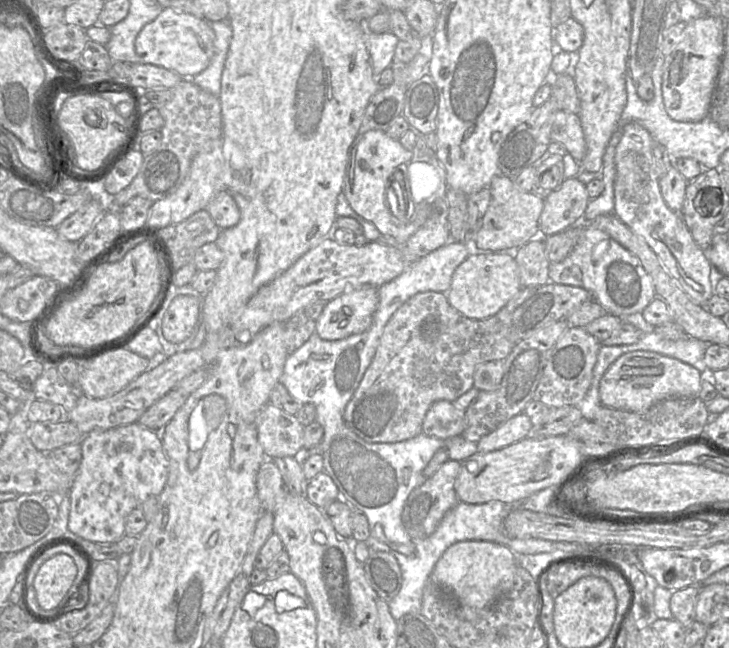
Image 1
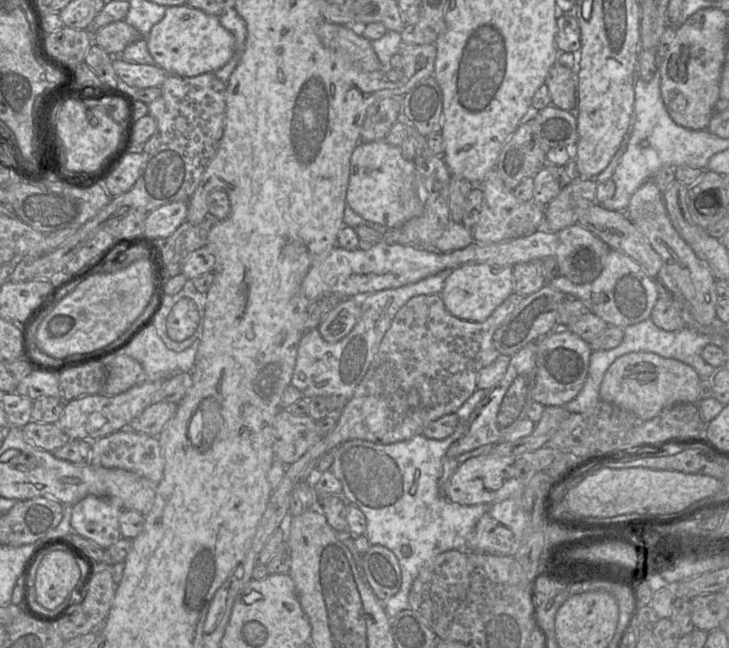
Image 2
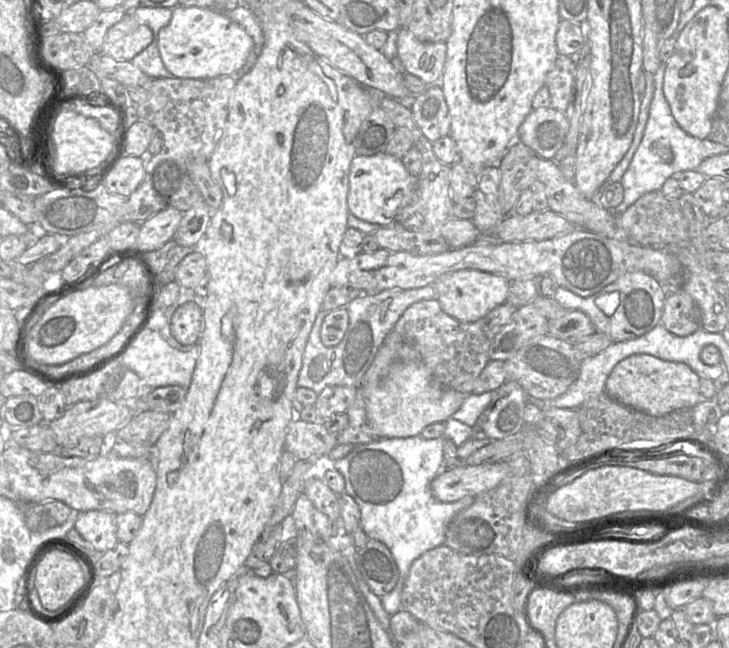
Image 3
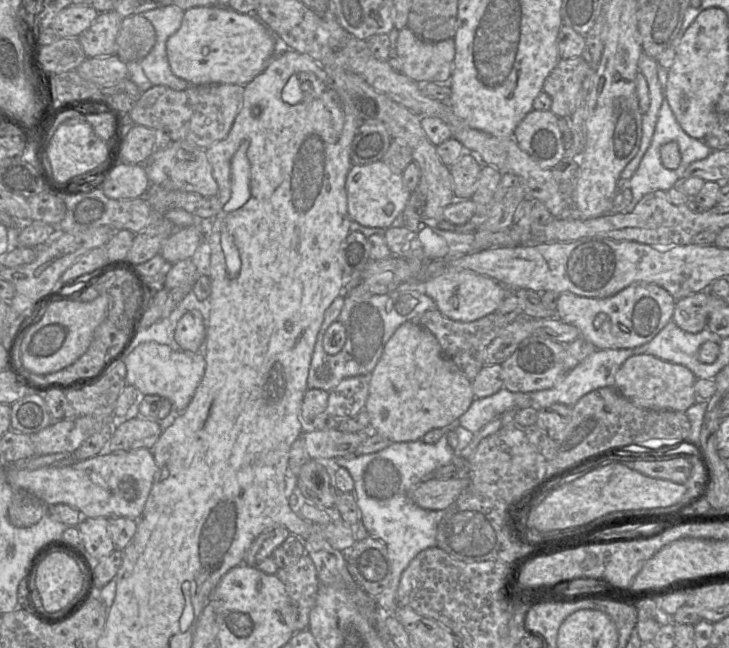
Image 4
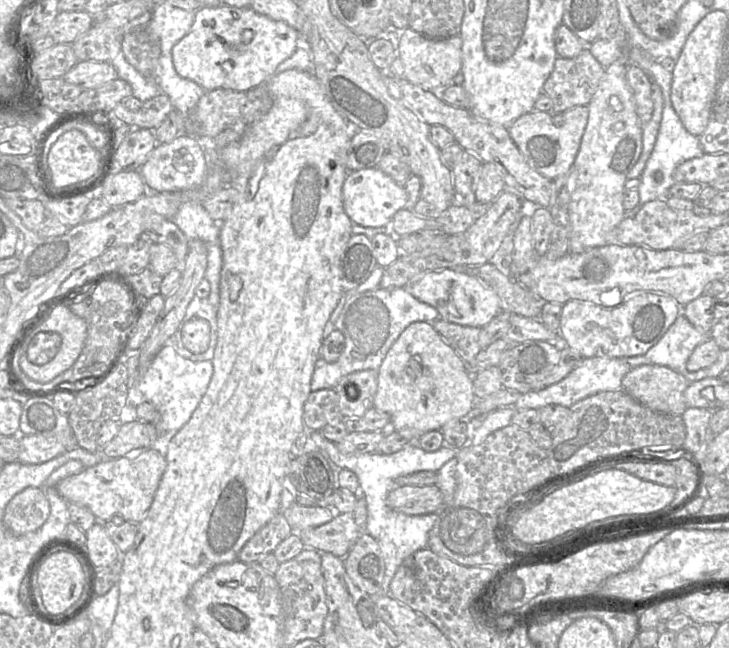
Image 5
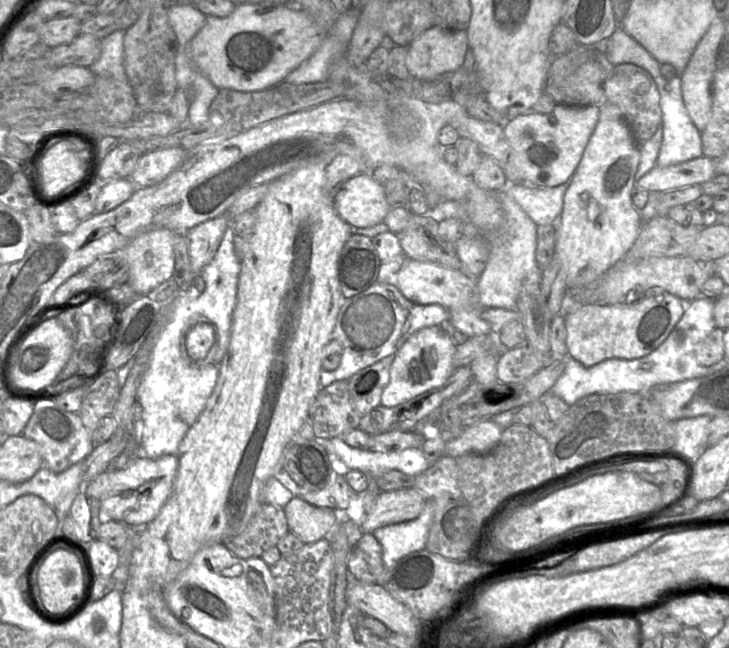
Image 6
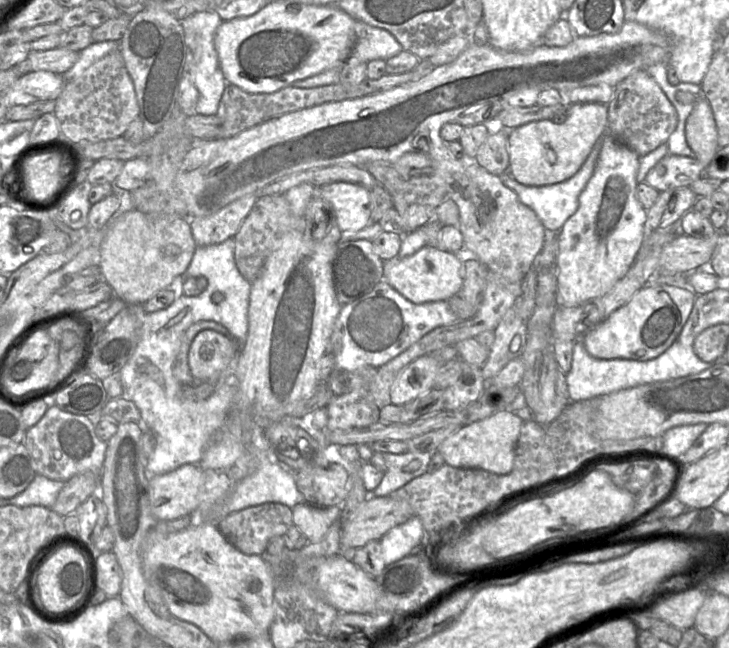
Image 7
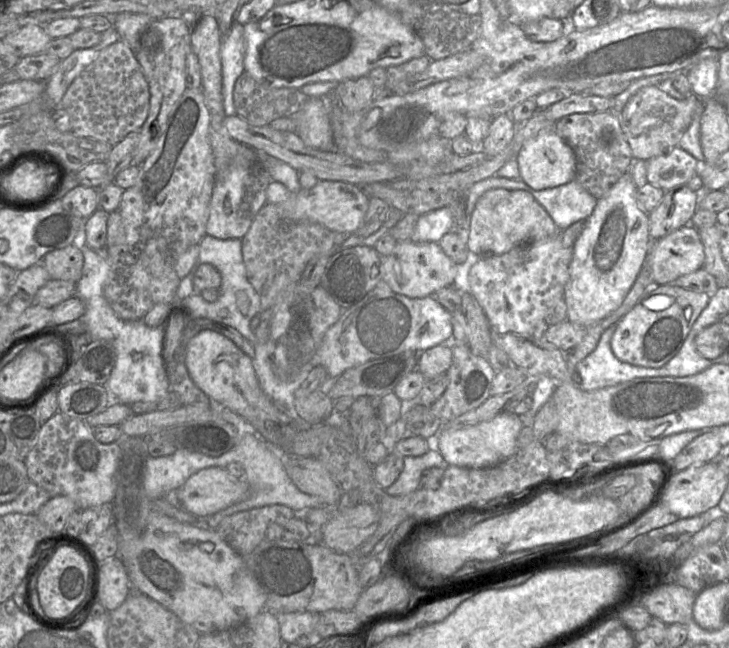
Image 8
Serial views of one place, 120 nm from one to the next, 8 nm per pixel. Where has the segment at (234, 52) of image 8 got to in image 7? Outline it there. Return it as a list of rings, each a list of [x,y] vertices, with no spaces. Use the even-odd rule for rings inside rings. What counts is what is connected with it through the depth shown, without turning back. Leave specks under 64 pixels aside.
[[[215,11],[196,12],[180,20],[188,46],[187,71],[190,73],[190,81],[196,86],[199,93],[196,114],[216,115],[220,99],[227,86],[214,45],[216,29],[222,22],[223,20]]]

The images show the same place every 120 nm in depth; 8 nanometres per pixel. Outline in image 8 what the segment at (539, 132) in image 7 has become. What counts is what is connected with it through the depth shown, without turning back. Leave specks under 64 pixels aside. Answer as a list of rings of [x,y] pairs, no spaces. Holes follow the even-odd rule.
[[[554,129],[542,130],[537,136],[527,140],[515,160],[519,166],[520,179],[534,190],[553,188],[575,179],[574,152]]]

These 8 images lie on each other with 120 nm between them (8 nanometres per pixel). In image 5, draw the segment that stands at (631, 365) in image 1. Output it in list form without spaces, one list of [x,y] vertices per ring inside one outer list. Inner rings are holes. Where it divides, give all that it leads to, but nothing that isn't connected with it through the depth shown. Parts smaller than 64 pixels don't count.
[[[641,365],[622,379],[622,390],[647,408],[665,414],[681,415],[688,406],[684,391],[688,380],[678,372],[659,365]]]

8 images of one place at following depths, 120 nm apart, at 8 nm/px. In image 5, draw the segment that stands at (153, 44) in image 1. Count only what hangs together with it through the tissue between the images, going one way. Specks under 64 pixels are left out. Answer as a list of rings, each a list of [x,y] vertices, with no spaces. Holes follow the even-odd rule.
[[[221,4],[195,12],[191,30],[172,49],[172,59],[179,76],[197,83],[205,91],[218,88],[248,91],[274,76],[277,67],[299,44],[299,33],[287,23],[257,13],[251,7]]]

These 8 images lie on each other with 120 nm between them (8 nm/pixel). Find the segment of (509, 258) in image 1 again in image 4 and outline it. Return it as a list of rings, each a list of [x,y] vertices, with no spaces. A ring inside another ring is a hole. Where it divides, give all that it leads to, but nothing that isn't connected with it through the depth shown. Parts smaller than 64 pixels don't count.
[[[448,269],[443,273],[436,273],[421,282],[421,289],[435,302],[437,309],[442,315],[451,320],[465,323],[473,322],[491,313],[495,313],[508,294],[505,286],[469,269]]]

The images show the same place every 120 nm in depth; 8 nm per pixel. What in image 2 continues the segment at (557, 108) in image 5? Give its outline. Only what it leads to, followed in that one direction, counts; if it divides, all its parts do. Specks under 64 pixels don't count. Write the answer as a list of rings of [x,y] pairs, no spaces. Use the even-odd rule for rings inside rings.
[[[559,62],[550,69],[546,82],[552,105],[575,113],[577,106],[576,75],[574,71]]]

